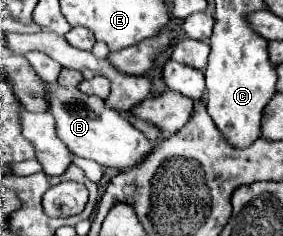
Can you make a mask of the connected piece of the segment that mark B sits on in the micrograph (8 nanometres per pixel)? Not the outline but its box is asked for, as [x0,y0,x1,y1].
[42,82,154,172]

